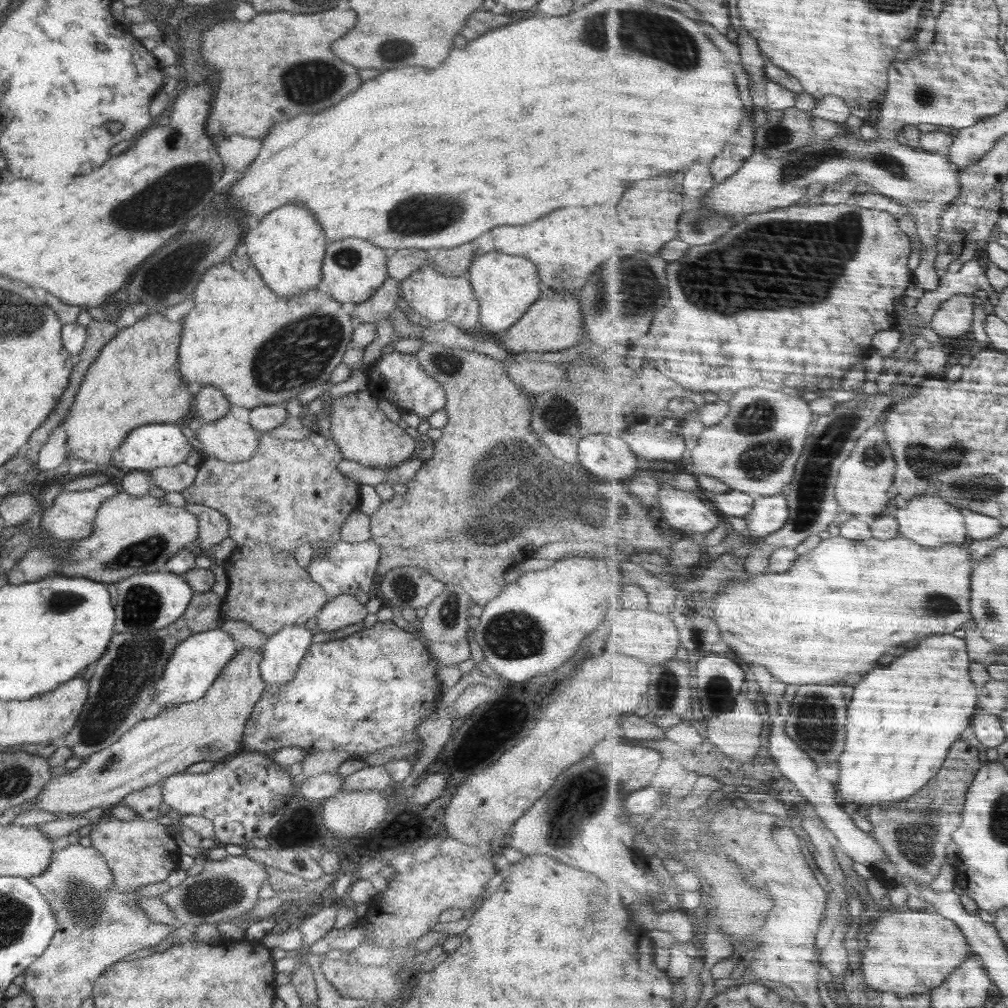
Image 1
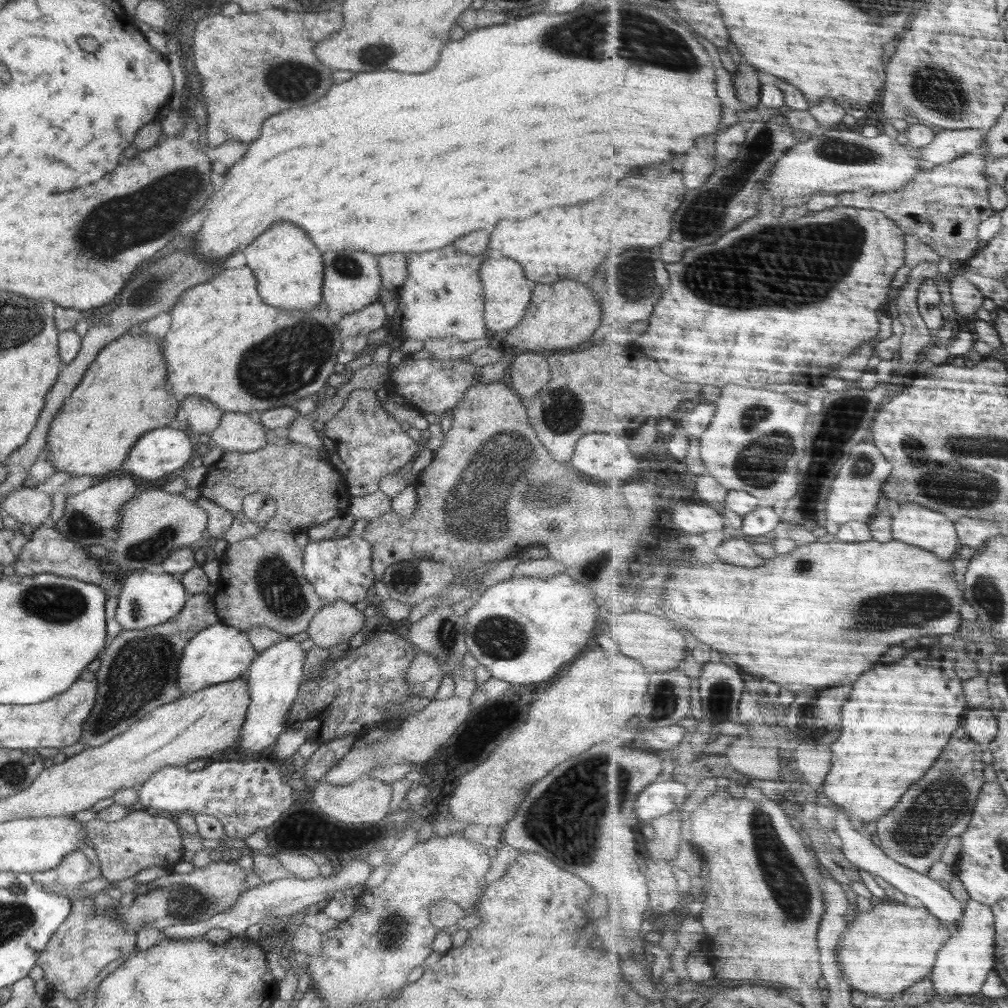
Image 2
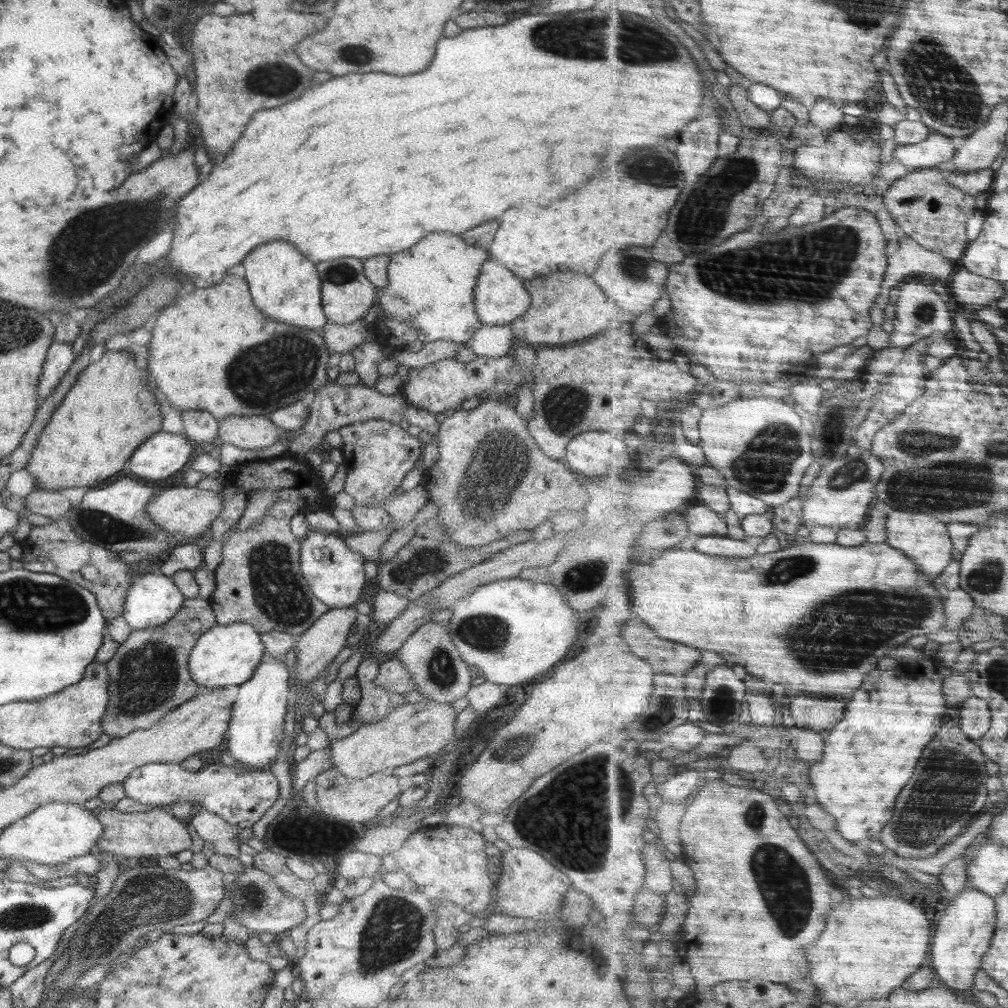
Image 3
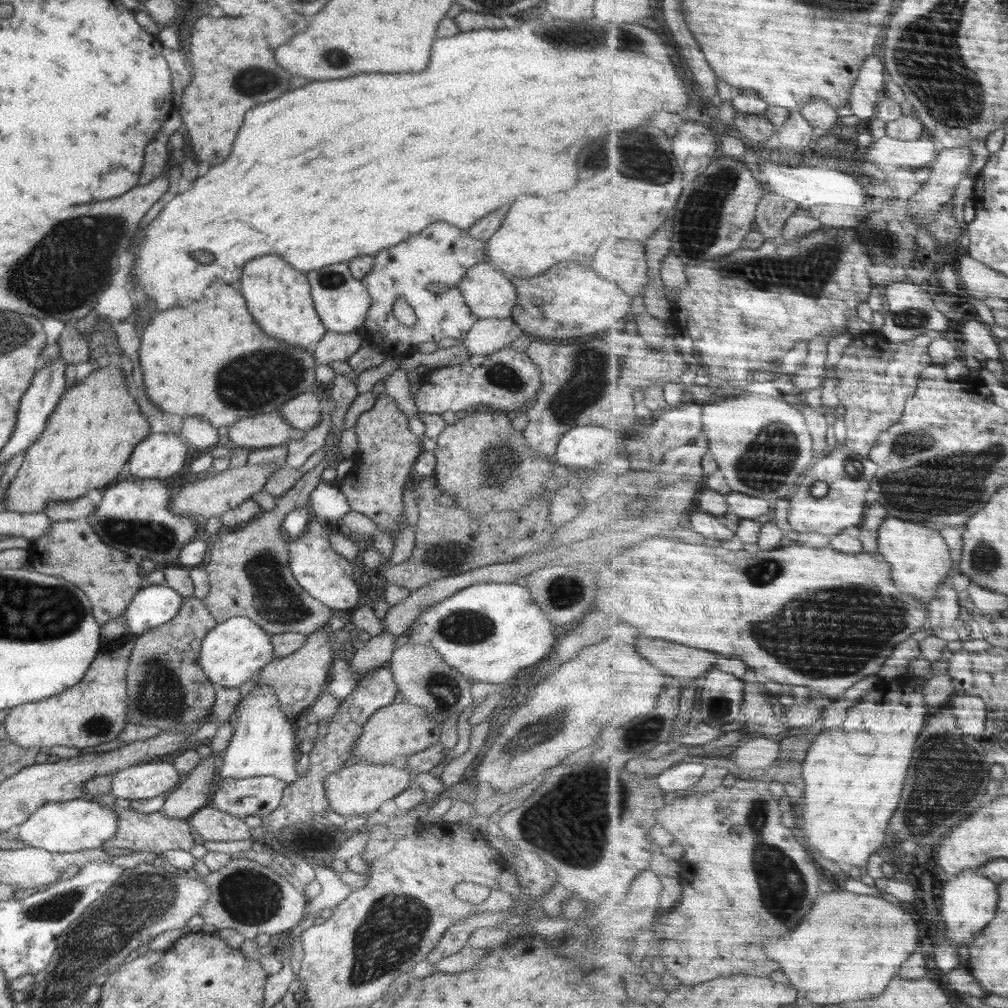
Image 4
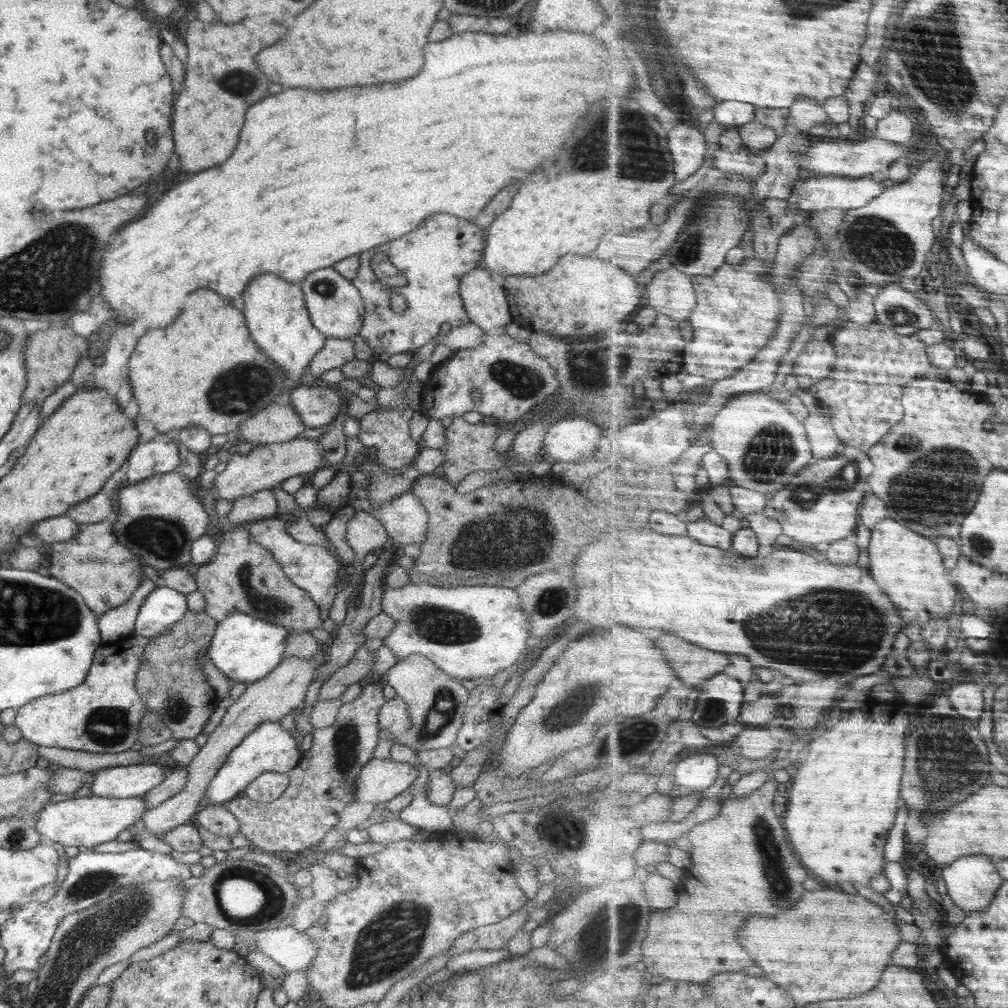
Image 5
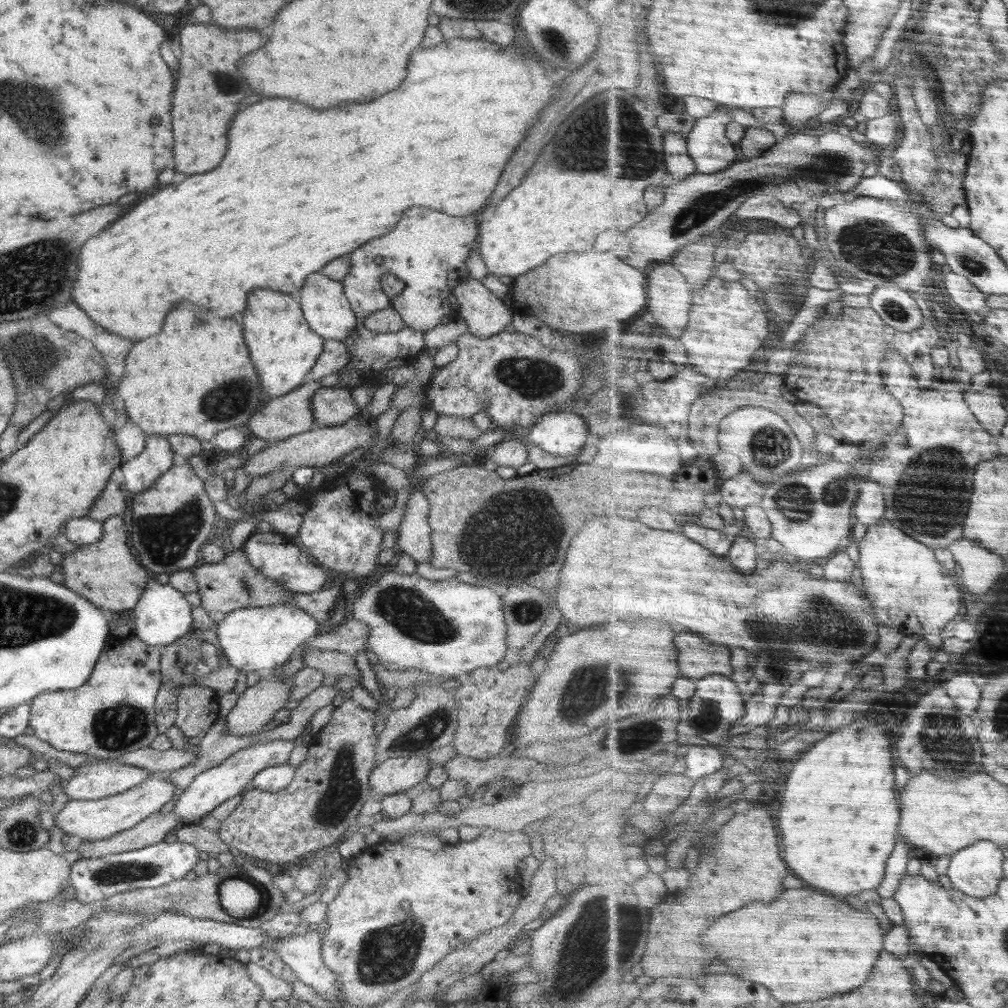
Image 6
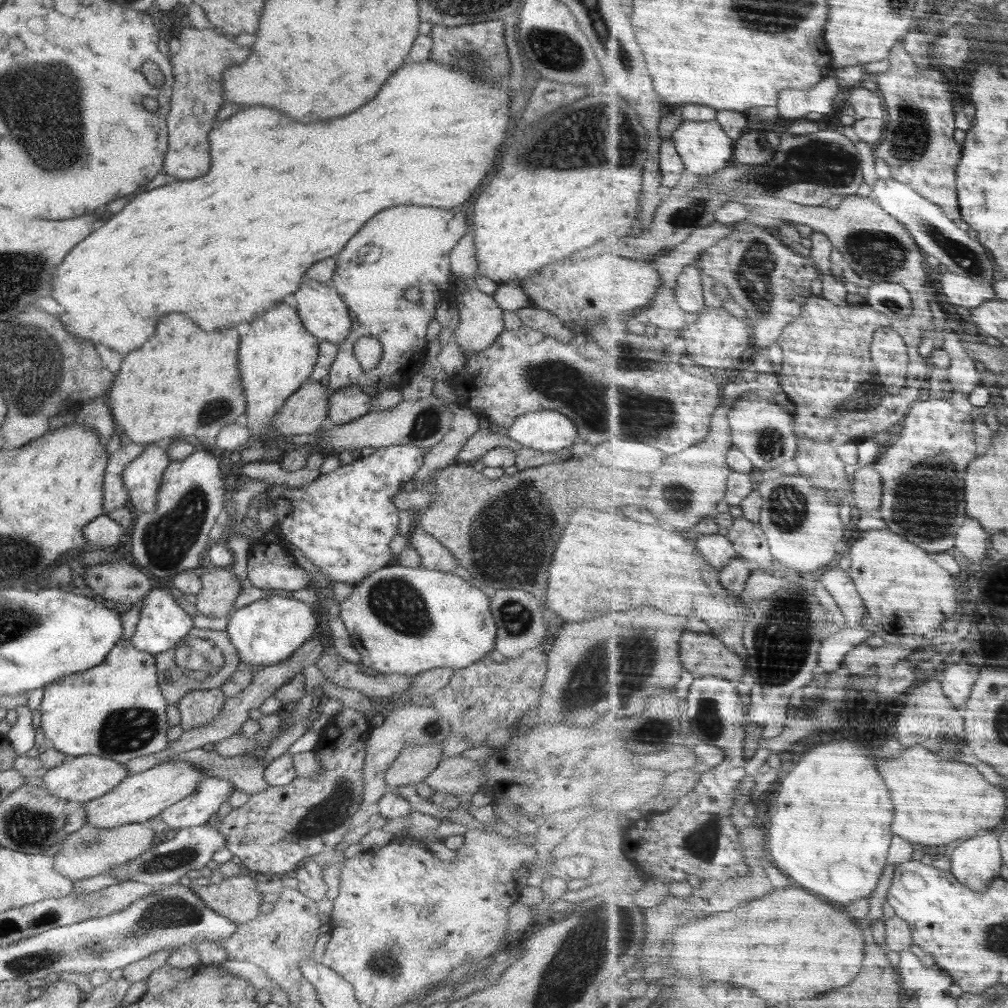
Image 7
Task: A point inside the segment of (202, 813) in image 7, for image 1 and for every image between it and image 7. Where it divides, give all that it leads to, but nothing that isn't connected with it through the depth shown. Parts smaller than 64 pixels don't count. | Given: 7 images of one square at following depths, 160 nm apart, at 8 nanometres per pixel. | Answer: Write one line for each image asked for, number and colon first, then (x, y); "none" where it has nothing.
1: (282, 652)
2: (274, 679)
3: (256, 729)
4: (263, 743)
5: (269, 747)
6: (212, 787)

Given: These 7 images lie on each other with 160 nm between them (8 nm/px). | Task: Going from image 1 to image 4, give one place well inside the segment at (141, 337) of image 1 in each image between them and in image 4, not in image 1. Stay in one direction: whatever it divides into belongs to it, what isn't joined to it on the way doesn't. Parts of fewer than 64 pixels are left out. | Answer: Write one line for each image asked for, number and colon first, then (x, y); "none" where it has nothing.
2: (121, 396)
3: (108, 414)
4: (90, 435)

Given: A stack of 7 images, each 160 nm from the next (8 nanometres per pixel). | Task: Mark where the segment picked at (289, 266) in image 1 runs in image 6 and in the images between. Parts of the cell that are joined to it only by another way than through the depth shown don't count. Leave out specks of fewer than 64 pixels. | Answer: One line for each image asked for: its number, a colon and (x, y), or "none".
2: (289, 268)
3: (286, 287)
4: (279, 297)
5: (276, 315)
6: (283, 347)

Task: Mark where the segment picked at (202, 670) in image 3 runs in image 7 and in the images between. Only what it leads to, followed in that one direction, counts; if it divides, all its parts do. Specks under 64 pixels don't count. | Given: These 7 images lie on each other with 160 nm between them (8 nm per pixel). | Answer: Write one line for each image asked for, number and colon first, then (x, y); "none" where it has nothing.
4: (234, 651)
5: (245, 649)
6: (251, 639)
7: (267, 631)

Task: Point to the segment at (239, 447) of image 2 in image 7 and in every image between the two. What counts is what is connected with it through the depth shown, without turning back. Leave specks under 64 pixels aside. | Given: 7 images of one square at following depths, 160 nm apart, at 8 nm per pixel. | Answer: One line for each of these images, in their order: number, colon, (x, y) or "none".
3: (246, 432)
4: (260, 431)
5: (279, 422)
6: (281, 417)
7: (304, 412)

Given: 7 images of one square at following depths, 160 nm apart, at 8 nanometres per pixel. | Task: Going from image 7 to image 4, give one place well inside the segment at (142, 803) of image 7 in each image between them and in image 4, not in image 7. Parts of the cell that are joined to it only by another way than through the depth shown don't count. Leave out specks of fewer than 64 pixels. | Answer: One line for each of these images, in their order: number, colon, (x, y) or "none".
4: (76, 825)
5: (86, 820)
6: (88, 819)

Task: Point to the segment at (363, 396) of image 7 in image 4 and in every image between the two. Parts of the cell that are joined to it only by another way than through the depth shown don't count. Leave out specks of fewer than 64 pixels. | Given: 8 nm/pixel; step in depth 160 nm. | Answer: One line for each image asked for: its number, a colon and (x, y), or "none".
4: (304, 411)
5: (316, 406)
6: (332, 406)

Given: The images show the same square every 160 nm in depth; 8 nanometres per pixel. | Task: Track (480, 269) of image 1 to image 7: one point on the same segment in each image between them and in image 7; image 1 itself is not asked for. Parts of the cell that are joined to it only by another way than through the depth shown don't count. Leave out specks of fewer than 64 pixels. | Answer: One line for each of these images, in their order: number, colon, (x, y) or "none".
2: (507, 292)
3: (500, 297)
4: (489, 294)
5: (484, 299)
6: (485, 314)
7: (480, 318)

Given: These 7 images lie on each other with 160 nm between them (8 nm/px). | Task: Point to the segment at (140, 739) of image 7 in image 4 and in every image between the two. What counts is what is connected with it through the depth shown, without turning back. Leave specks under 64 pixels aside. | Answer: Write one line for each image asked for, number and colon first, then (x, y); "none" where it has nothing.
4: (94, 711)
5: (103, 714)
6: (113, 713)

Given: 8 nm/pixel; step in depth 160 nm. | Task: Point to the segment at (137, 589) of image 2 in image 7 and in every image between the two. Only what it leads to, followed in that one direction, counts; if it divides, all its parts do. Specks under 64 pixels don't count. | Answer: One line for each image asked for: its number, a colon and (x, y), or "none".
3: (152, 599)
4: (152, 606)
5: (163, 607)
6: (162, 615)
7: (163, 624)

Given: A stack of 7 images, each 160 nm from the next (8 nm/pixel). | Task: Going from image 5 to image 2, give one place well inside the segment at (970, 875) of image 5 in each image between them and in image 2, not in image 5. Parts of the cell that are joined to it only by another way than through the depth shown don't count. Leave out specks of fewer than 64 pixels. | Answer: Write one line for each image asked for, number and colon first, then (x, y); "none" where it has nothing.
2: (964, 965)
3: (965, 934)
4: (971, 901)

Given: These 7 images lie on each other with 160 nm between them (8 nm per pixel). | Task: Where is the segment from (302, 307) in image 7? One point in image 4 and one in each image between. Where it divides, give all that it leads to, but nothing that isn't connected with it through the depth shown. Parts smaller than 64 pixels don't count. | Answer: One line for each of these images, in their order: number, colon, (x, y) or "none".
4: (342, 302)
5: (335, 307)
6: (323, 301)

